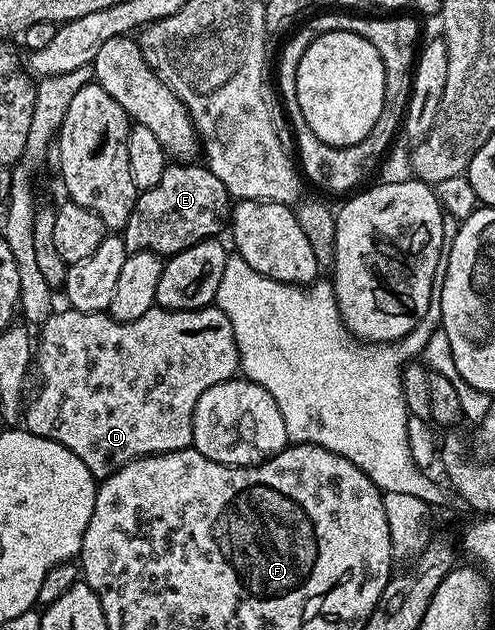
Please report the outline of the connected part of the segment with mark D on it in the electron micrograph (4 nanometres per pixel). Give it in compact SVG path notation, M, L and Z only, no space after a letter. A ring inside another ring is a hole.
M68 307L63 311L54 311L41 326L35 341L35 369L41 372L41 386L37 389L37 394L24 406L23 425L30 433L40 437L50 437L55 443L63 443L91 471L91 475L98 479L110 477L119 467L131 463L136 457L150 457L156 453L170 453L180 449L188 449L193 443L193 416L195 415L195 403L199 403L199 395L207 391L215 383L232 381L239 373L239 358L237 355L237 344L235 343L235 331L231 331L231 319L223 315L223 311L216 307L206 307L203 309L163 309L154 307L139 315L139 319L130 321L116 321L104 313L84 313L78 309Z

